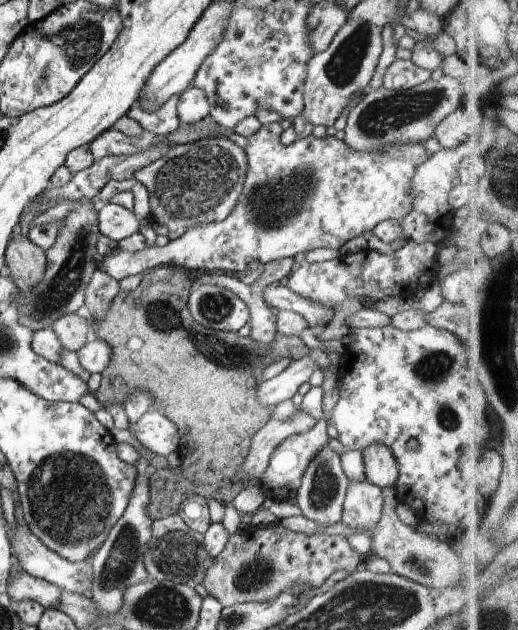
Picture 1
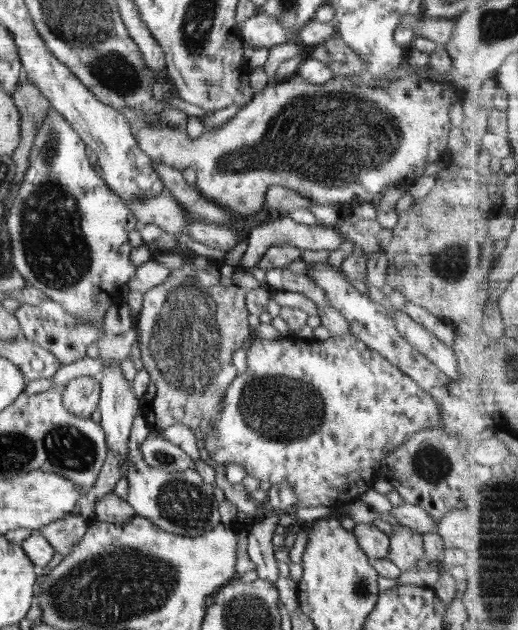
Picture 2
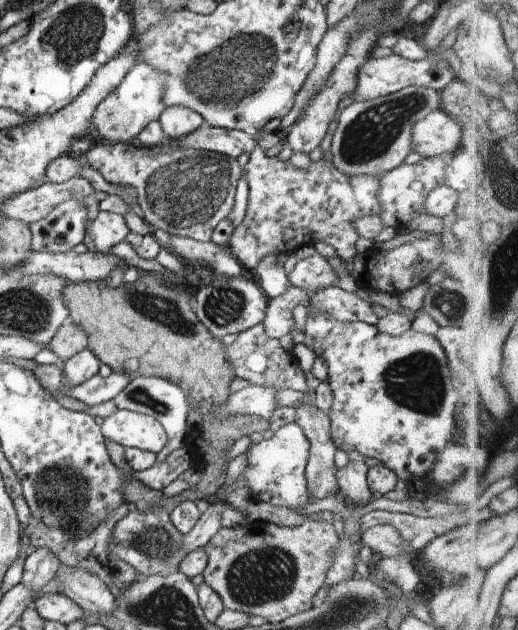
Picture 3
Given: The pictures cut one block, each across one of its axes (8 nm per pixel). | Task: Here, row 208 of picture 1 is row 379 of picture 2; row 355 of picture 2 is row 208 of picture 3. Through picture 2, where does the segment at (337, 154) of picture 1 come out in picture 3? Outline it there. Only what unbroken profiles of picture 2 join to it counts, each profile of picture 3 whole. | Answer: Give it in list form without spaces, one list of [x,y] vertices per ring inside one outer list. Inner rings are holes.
[[[257,144],[257,148],[250,154],[250,160],[245,166],[244,176],[250,188],[250,203],[248,203],[244,222],[232,232],[230,241],[226,244],[233,256],[248,273],[268,254],[288,254],[303,245],[314,246],[318,242],[325,242],[334,248],[344,263],[350,263],[357,256],[355,242],[359,239],[354,222],[361,217],[380,213],[380,206],[376,199],[379,177],[344,175],[324,158],[319,162],[312,161],[308,170],[298,169],[292,166],[290,160],[283,162],[277,157],[267,158],[265,153],[266,151]]]

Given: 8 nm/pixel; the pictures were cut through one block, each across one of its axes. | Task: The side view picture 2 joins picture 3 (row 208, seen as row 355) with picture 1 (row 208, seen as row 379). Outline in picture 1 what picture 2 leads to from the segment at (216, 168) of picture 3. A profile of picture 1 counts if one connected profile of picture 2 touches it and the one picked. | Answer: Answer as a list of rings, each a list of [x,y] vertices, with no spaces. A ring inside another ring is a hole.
[[[222,136],[174,146],[155,162],[139,169],[133,179],[149,193],[149,220],[163,225],[172,241],[190,228],[223,222],[234,211],[243,192],[247,169],[245,150]]]

